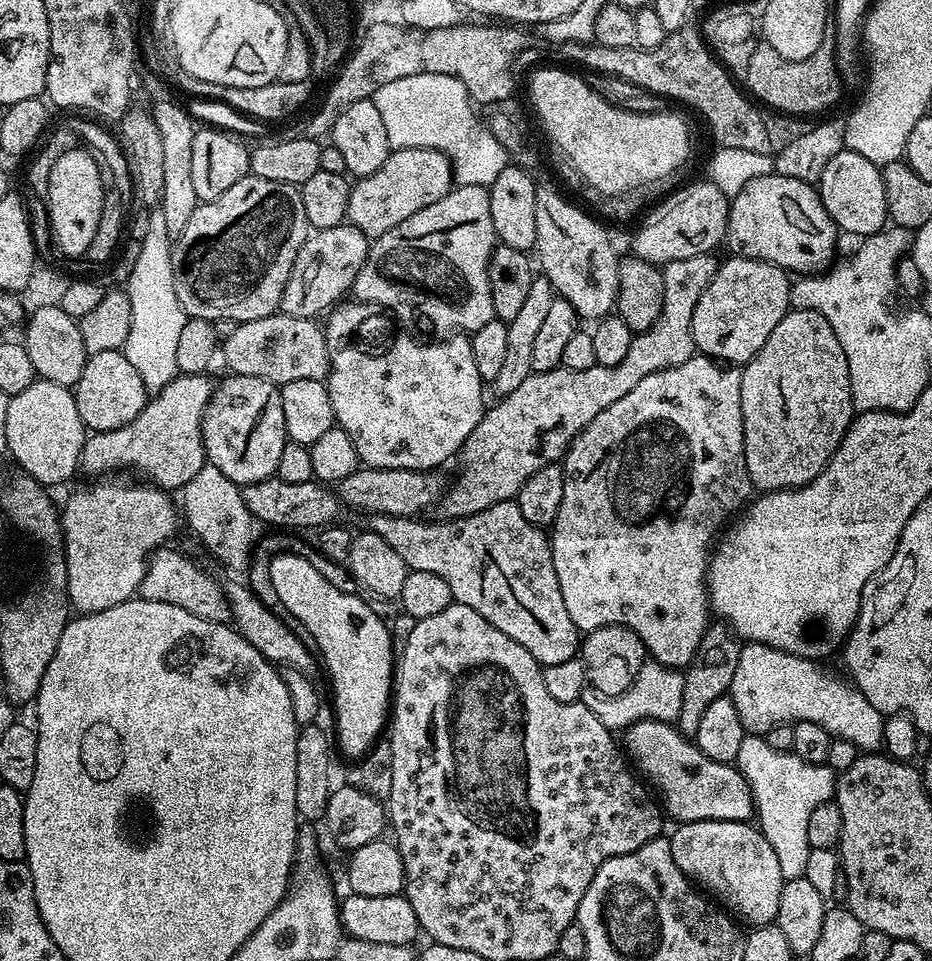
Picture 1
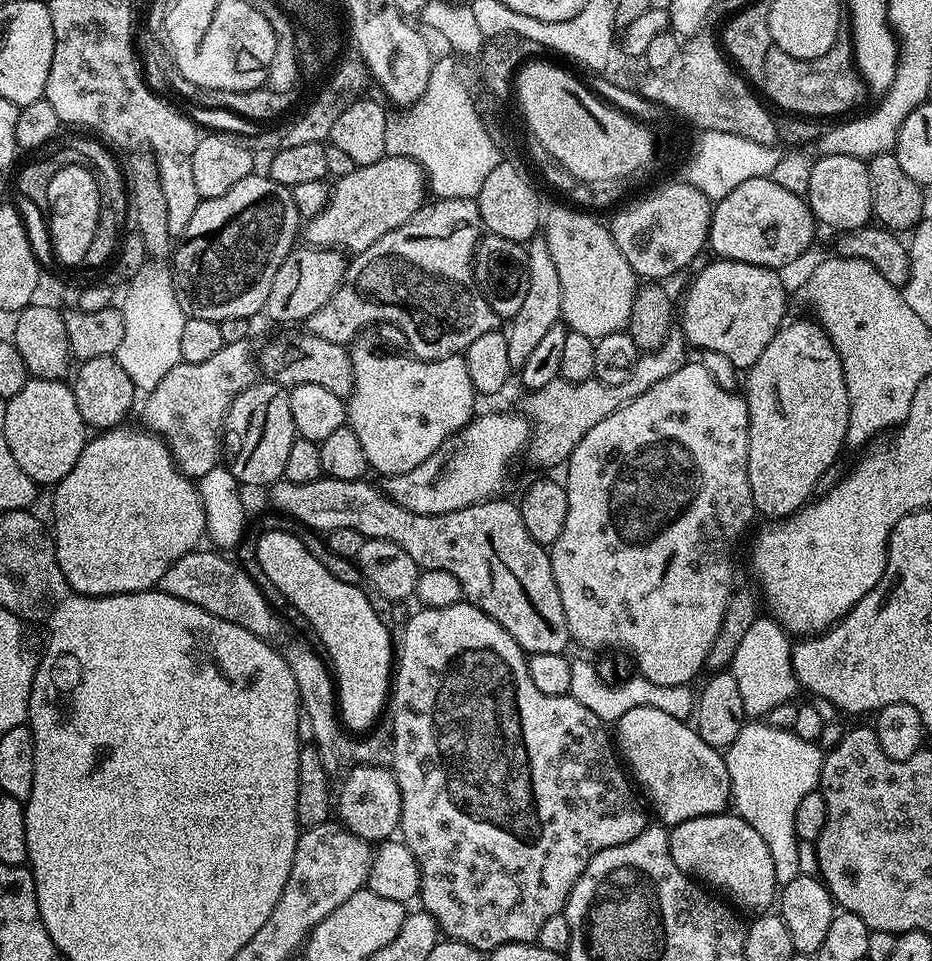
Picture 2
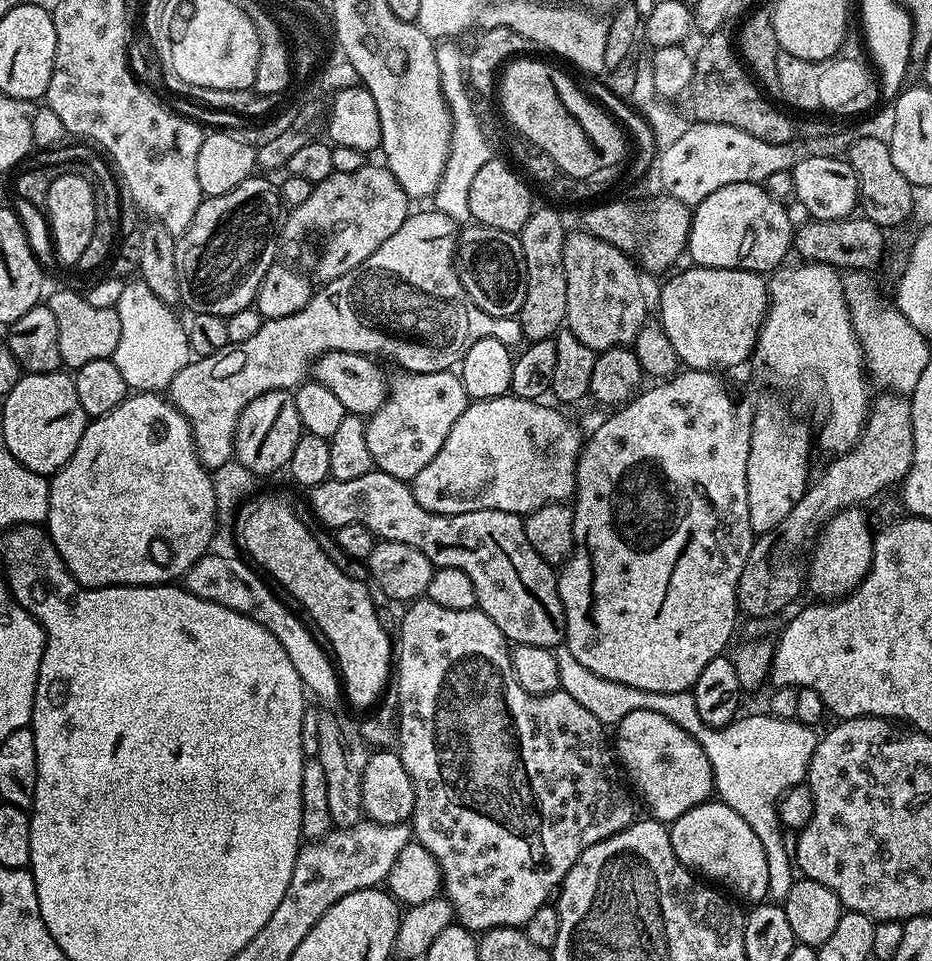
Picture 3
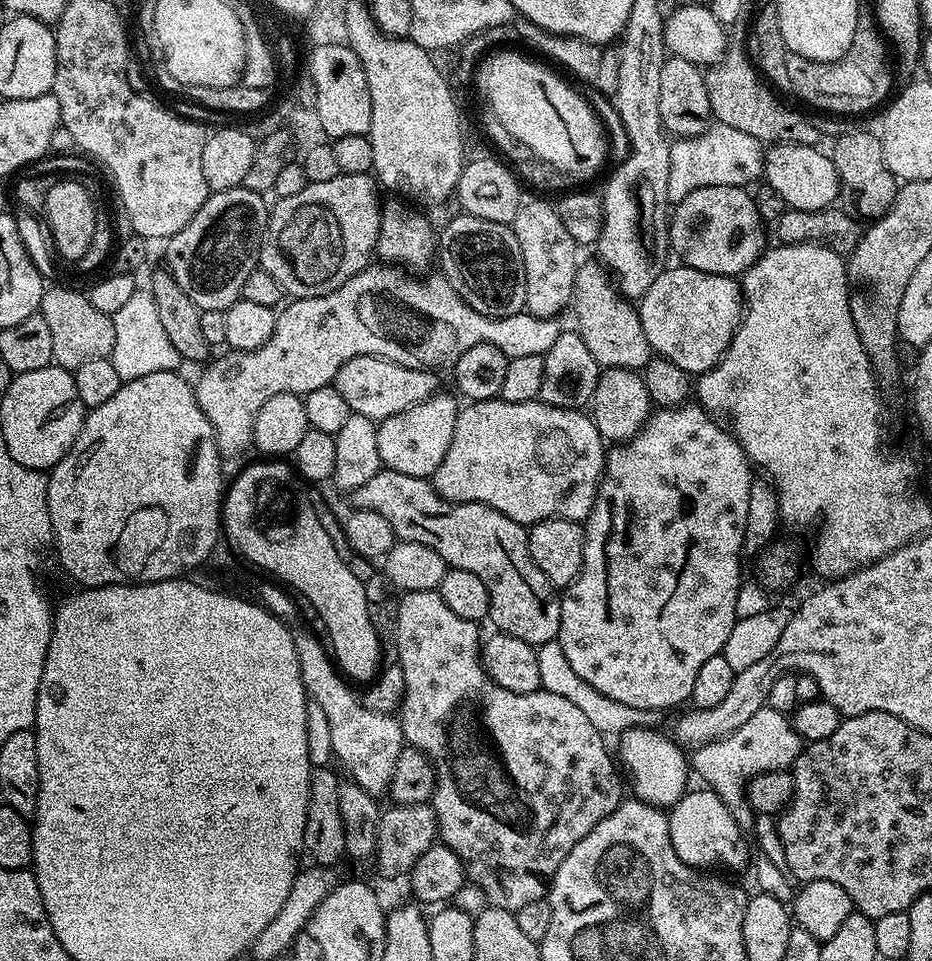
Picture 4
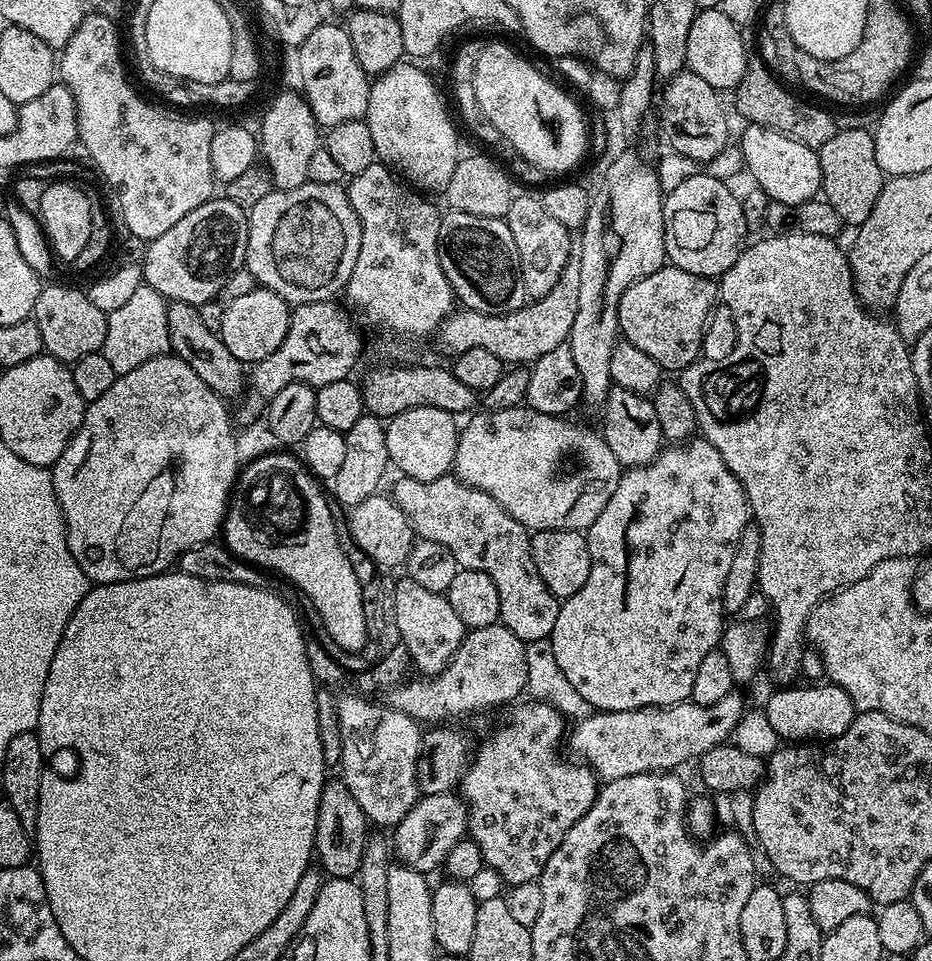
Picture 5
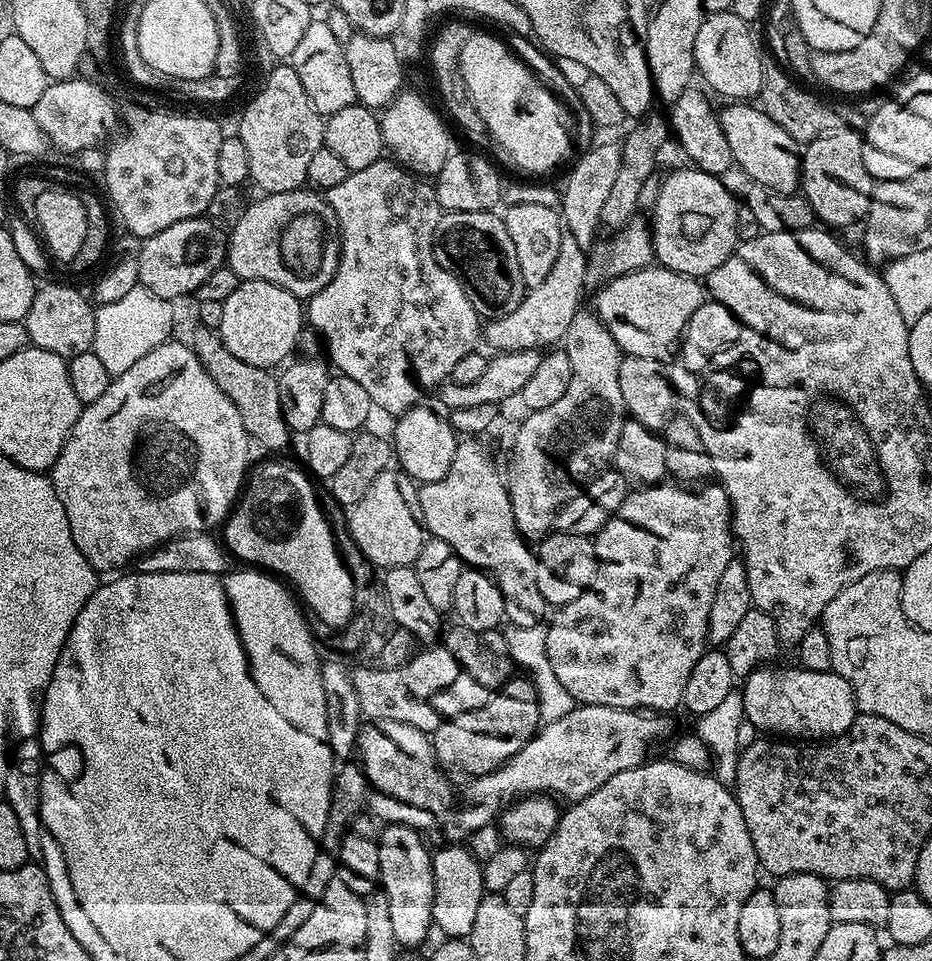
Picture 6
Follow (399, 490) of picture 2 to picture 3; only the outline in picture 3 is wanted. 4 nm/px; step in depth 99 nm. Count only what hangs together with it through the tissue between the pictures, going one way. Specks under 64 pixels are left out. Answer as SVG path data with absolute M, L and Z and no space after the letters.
M511 394L473 400L468 409L454 422L442 450L410 481L418 506L434 514L466 514L474 510L502 510L523 518L535 508L553 502L568 502L576 494L576 467L580 461L582 435L572 420L567 420L561 409L547 408L539 400L523 400Z

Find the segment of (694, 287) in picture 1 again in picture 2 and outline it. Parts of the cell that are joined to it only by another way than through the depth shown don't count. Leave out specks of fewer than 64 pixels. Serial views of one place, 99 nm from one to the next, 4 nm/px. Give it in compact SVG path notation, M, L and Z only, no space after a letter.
M679 330L667 336L653 352L645 352L639 358L630 374L630 378L624 379L617 384L604 384L595 378L586 382L571 384L569 380L557 378L554 382L546 382L546 386L531 389L524 400L523 415L526 417L530 428L531 436L526 449L526 456L529 456L540 468L556 468L565 463L568 455L602 422L602 418L610 418L614 410L634 402L638 394L646 394L650 386L662 382L662 378L670 378L674 370L682 370L682 366L689 359L689 345L684 339L684 333Z

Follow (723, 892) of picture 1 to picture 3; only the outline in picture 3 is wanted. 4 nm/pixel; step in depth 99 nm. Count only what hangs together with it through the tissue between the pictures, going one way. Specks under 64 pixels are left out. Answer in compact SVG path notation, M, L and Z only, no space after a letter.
M709 799L674 820L668 833L678 862L685 864L689 872L727 890L733 897L745 896L749 905L769 899L770 870L766 866L766 850L762 850L758 834L750 830L742 814L734 814L730 806L720 803L719 799Z

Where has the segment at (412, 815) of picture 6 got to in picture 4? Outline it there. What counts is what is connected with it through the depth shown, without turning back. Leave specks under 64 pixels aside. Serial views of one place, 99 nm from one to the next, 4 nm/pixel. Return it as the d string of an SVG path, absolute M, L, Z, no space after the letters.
M308 632L295 633L296 649L300 655L302 682L310 697L330 721L330 739L334 742L334 757L349 772L351 783L380 798L391 789L394 766L406 747L399 719L392 714L371 712L359 695L352 693L353 685L338 671L329 649Z

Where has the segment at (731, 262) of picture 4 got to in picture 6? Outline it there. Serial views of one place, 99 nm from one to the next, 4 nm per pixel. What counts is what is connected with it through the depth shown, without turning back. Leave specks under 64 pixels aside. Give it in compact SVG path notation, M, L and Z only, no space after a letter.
M691 166L676 168L668 177L660 180L660 189L654 194L656 213L650 219L652 230L652 250L659 267L669 268L687 276L707 278L711 272L718 270L726 258L736 249L738 237L736 234L736 210L738 200L732 197L732 192L723 183L721 177L712 176Z

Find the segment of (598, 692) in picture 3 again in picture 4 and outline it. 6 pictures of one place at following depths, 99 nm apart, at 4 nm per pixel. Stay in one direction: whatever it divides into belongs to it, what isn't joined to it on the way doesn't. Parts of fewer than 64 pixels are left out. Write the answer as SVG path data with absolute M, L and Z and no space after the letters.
M559 639L539 645L536 648L536 657L538 658L540 688L574 702L574 706L578 706L578 710L582 710L582 714L586 714L586 718L590 718L591 724L600 732L616 738L628 728L656 724L657 713L655 711L646 708L631 708L626 706L626 702L614 702L614 698L606 698L606 694L598 694L598 690L594 690L594 686L590 686L590 682L578 678L578 674L574 674L574 670L570 670L570 661L566 658L566 654L562 654Z

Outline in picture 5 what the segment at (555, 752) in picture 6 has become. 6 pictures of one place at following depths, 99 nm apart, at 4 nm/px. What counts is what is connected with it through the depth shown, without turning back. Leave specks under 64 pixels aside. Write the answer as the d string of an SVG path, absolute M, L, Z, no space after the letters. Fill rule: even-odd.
M734 690L722 698L722 702L714 702L714 706L698 706L691 702L669 704L667 708L635 708L621 712L593 711L591 714L577 719L570 728L570 744L577 752L579 759L587 764L601 781L607 782L618 778L630 778L630 774L646 774L661 770L676 770L679 764L687 760L699 761L706 750L714 750L714 746L725 743L735 733L740 719L744 717L746 703ZM455 791L421 795L402 822L398 822L390 836L390 847L395 859L415 872L432 874L447 861L450 850L465 839L468 832L468 805Z

